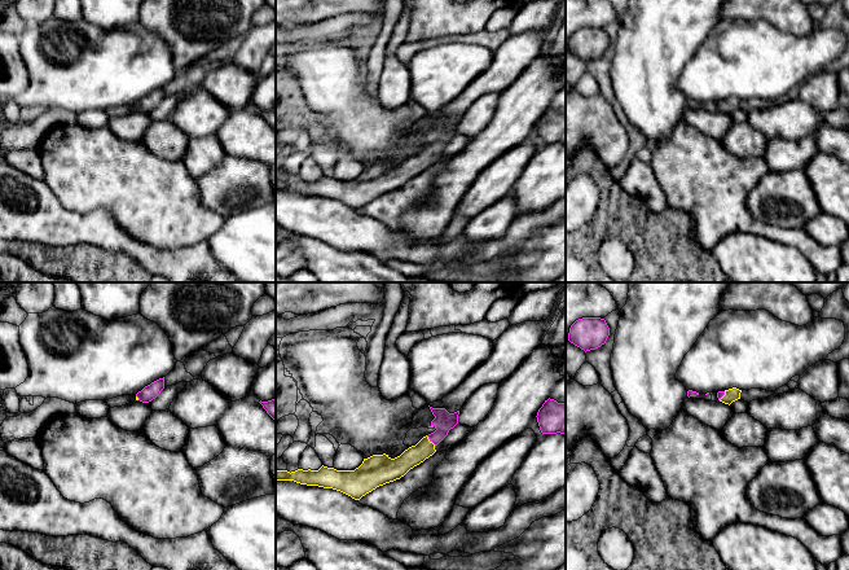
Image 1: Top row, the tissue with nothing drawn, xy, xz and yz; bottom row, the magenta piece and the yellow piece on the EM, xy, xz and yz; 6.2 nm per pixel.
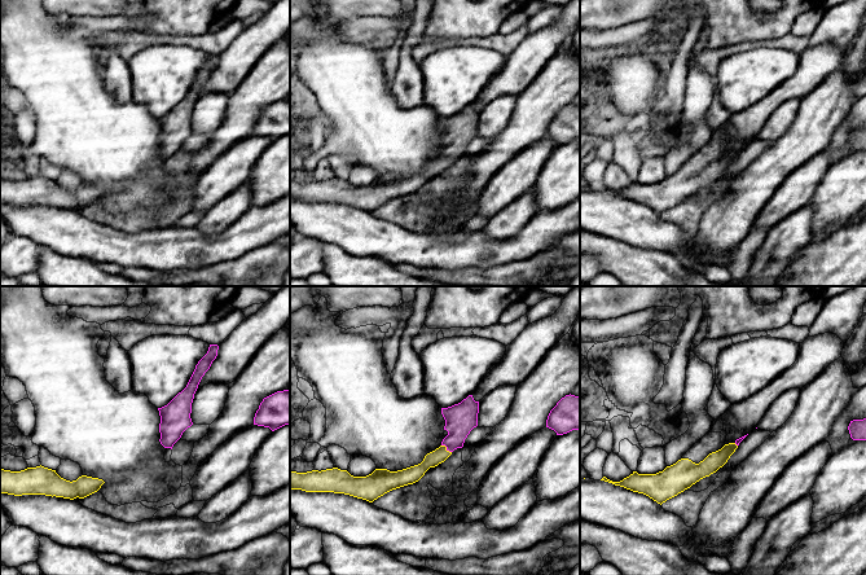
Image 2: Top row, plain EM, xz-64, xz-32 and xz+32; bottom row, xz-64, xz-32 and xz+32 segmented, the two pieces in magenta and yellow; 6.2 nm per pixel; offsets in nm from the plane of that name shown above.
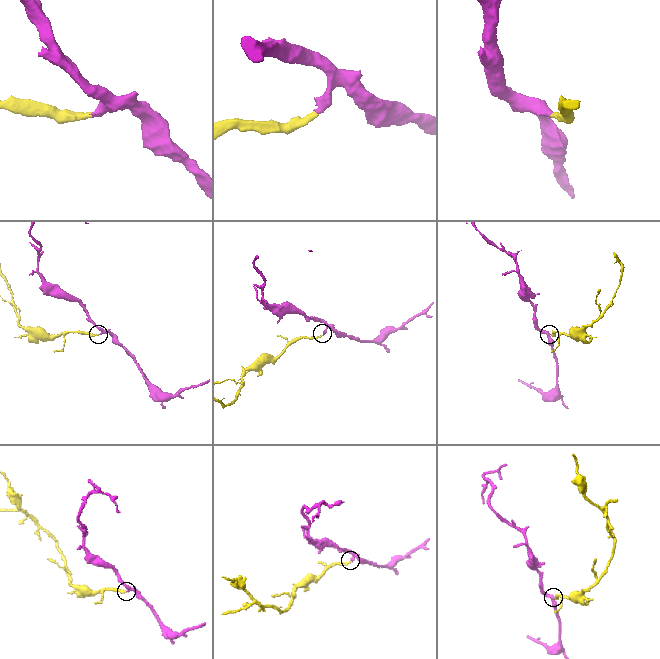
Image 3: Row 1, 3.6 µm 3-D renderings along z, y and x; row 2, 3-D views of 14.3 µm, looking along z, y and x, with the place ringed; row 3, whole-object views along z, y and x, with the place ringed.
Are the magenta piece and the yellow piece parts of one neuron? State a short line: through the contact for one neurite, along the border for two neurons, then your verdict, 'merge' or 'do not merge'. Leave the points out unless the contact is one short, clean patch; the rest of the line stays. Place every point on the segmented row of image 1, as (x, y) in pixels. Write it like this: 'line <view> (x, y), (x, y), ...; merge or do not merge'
line xz (444, 421), (443, 428), (430, 441), (399, 467); merge

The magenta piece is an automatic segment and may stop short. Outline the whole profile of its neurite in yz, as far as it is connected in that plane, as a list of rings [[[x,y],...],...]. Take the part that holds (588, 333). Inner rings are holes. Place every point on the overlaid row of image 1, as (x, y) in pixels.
[[[582,317],[571,325],[568,341],[586,352],[604,345],[608,336],[610,328],[604,319]]]

